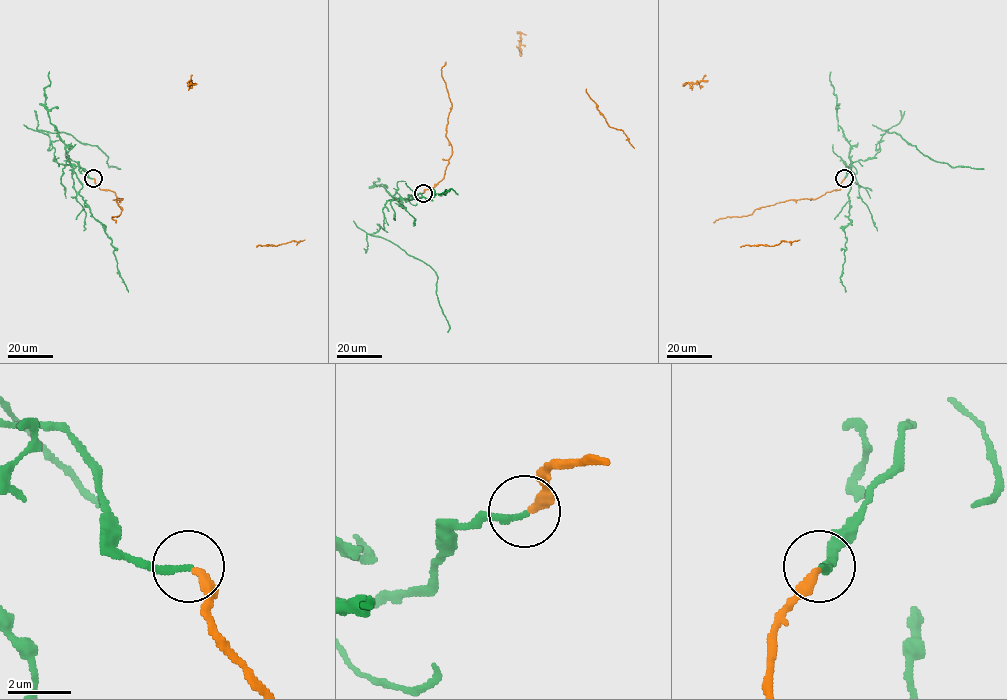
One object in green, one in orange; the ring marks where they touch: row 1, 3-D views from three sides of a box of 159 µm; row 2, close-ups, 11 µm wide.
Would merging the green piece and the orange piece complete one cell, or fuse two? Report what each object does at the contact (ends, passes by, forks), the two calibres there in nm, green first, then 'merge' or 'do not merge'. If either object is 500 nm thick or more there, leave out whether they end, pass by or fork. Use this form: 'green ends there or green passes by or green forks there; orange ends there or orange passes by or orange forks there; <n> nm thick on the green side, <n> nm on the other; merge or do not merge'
green ends there; orange ends there; 220 nm thick on the green side, 340 nm on the other; do not merge

